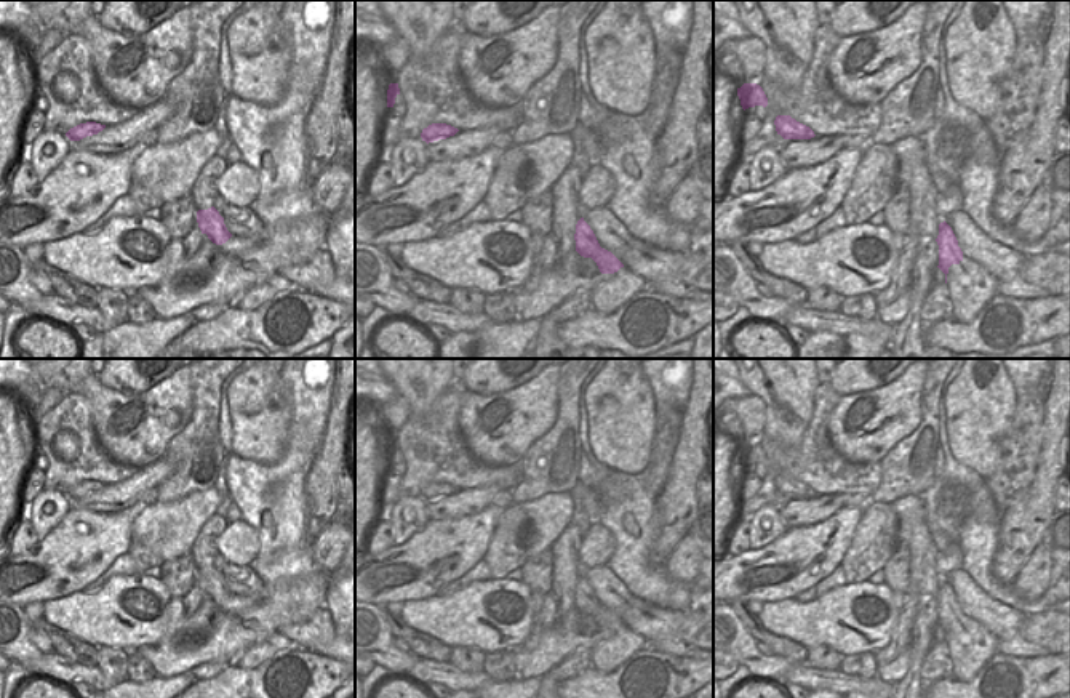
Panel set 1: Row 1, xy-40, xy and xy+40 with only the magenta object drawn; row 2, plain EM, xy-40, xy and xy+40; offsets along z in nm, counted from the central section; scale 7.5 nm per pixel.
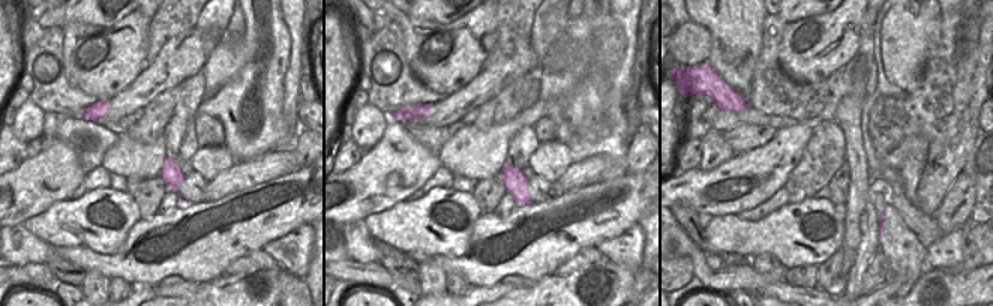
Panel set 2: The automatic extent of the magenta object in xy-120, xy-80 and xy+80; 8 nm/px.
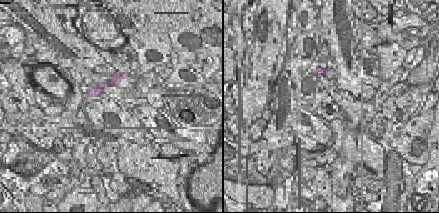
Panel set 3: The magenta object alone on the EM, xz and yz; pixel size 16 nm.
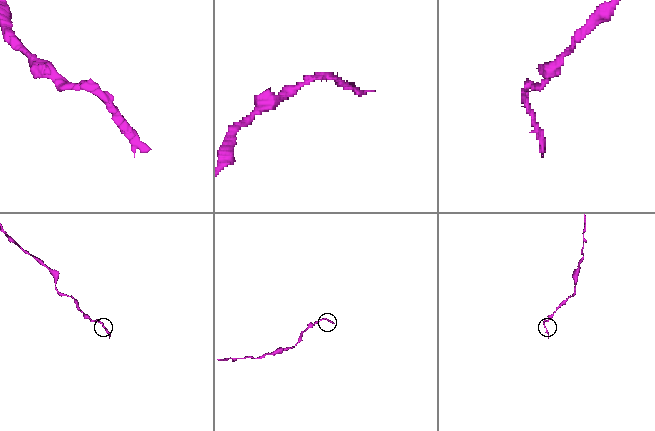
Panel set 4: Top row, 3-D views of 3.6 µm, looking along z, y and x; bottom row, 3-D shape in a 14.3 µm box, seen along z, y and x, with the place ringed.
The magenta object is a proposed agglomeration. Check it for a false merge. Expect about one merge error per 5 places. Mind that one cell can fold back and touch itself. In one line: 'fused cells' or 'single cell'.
single cell

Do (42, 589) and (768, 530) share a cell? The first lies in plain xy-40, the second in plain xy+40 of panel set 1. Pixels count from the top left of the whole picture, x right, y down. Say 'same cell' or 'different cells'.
different cells

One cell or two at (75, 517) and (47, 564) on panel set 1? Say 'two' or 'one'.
one

